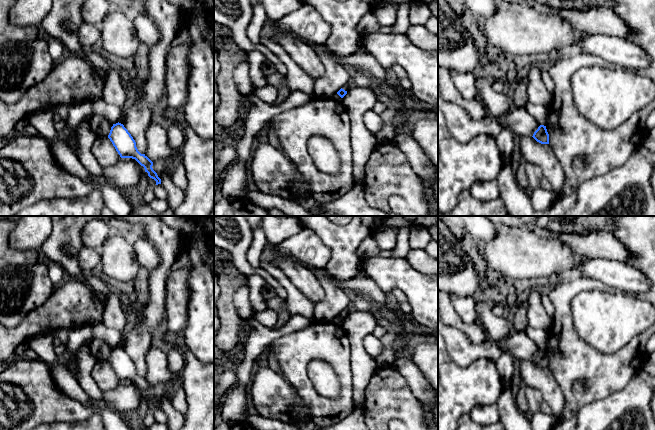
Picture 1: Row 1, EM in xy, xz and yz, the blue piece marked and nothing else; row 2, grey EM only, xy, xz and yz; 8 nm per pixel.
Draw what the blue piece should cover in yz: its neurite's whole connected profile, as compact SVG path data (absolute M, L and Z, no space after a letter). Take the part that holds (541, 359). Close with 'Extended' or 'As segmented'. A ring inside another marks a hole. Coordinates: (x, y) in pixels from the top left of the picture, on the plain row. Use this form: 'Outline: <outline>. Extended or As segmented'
Outline: M540 349L532 361L541 368L549 368L549 358L544 349Z. As segmented

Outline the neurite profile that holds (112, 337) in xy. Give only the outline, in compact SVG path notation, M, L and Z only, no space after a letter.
M97 324L92 329L93 339L102 340L112 348L119 346L120 340L123 337L123 333L118 330L106 327L105 325Z

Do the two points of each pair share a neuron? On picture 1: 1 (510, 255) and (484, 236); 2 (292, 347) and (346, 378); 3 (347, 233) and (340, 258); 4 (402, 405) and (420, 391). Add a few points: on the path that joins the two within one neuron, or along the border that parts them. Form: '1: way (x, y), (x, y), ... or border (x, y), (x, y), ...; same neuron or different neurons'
1: border (496, 226), (496, 234), (482, 242); different neurons
2: way (307, 347), (321, 347), (337, 363); same neuron
3: way (346, 239), (343, 252); same neuron
4: border (402, 375), (411, 391), (426, 406); different neurons

